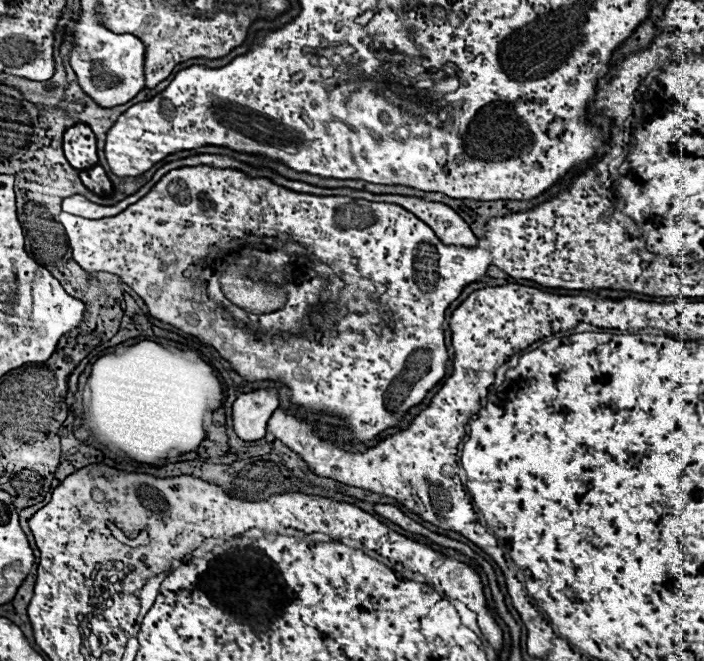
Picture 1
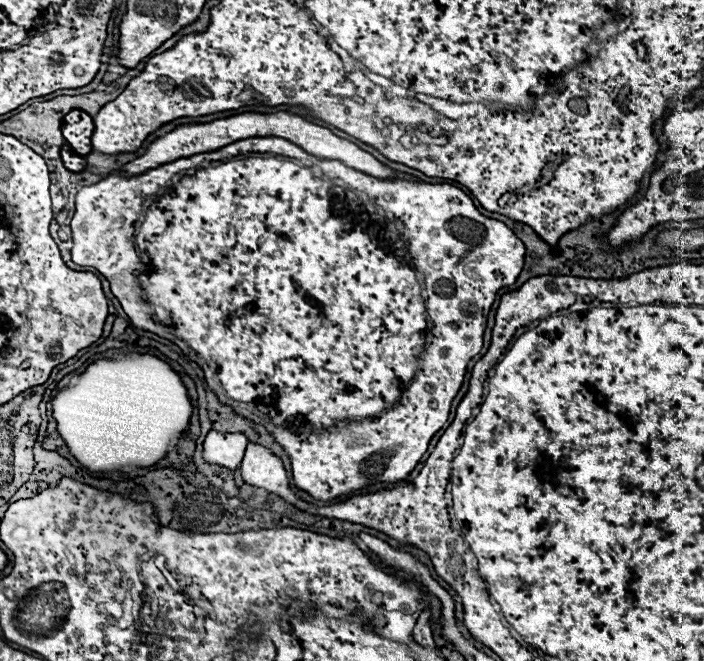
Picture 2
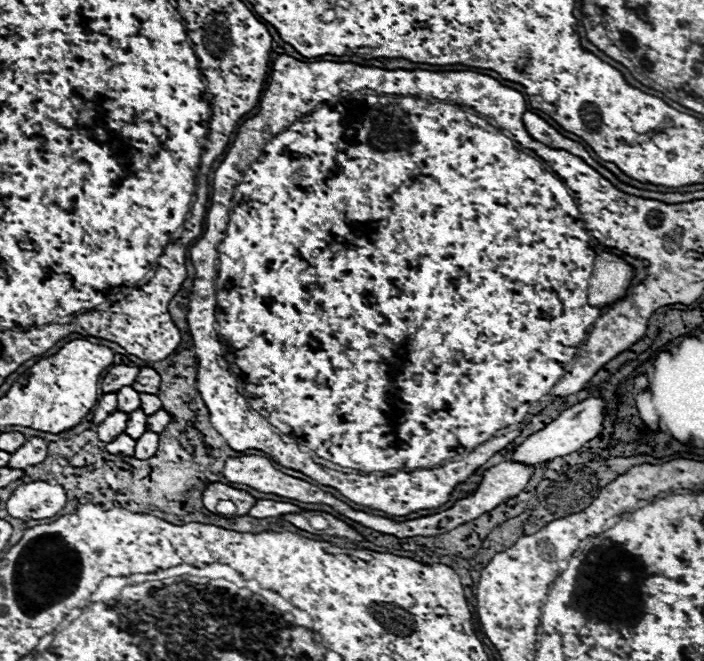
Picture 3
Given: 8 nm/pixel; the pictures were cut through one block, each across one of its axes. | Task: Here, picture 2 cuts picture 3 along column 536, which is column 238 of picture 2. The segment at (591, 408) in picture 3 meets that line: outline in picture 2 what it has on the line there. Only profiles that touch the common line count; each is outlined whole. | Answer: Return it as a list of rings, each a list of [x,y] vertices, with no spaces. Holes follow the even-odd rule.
[[[210,430],[210,434],[204,440],[204,460],[210,464],[236,470],[244,458],[246,446],[248,438],[242,432]]]

